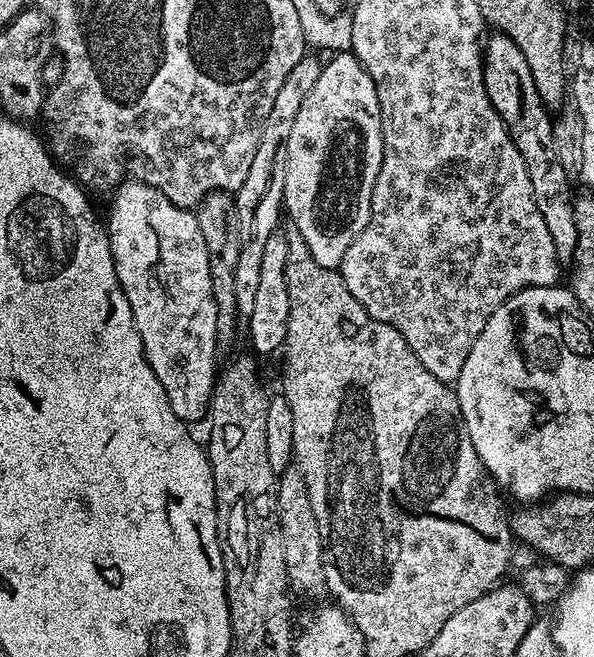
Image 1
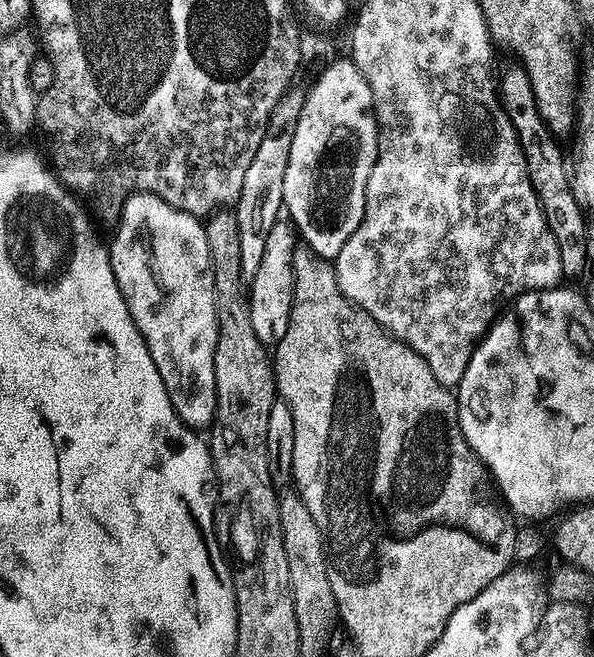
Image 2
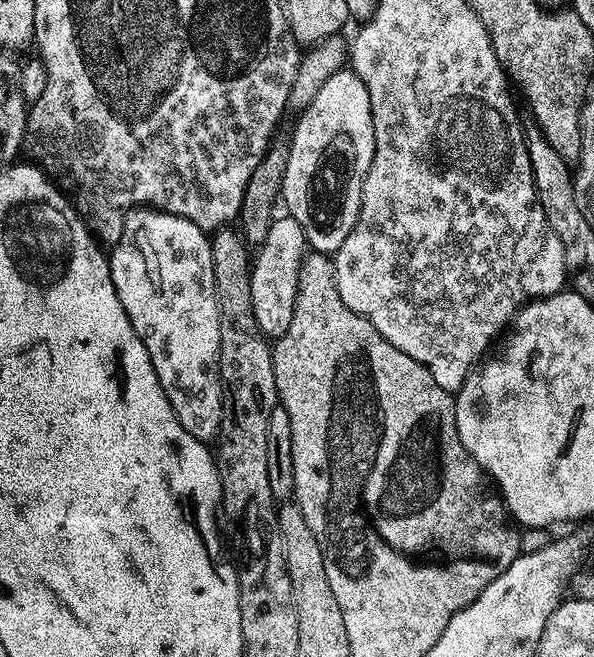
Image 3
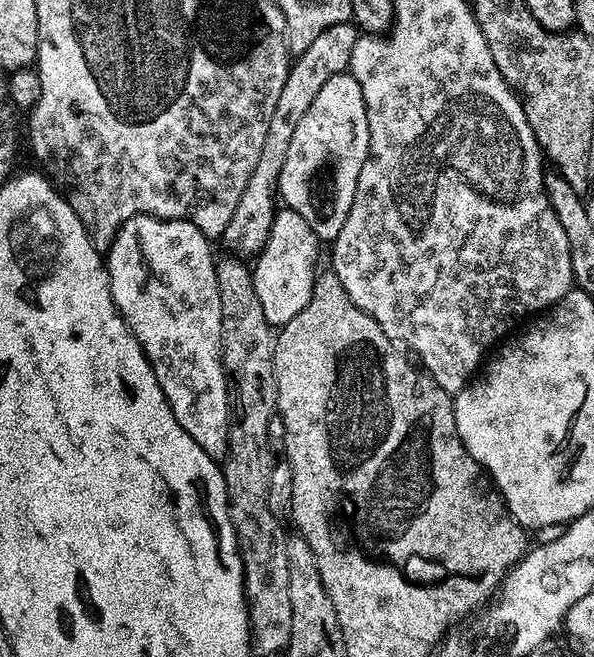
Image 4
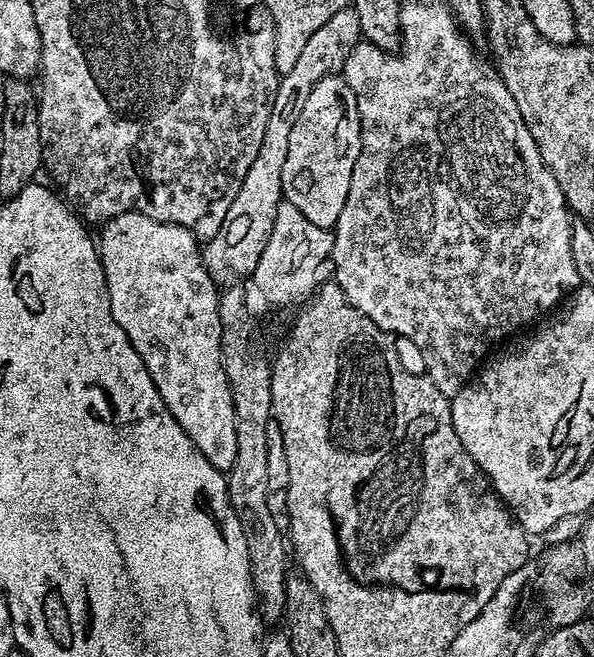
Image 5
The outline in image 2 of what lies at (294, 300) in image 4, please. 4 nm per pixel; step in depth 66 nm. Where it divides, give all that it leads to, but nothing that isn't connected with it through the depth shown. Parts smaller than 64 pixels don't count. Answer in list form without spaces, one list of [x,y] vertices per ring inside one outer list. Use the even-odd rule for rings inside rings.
[[[288,222],[276,223],[270,234],[266,234],[266,250],[262,250],[262,263],[258,266],[258,274],[254,274],[250,282],[248,292],[250,322],[254,322],[254,334],[258,334],[258,338],[265,346],[275,346],[290,326],[294,286],[292,263],[297,247],[298,233],[295,227]]]

